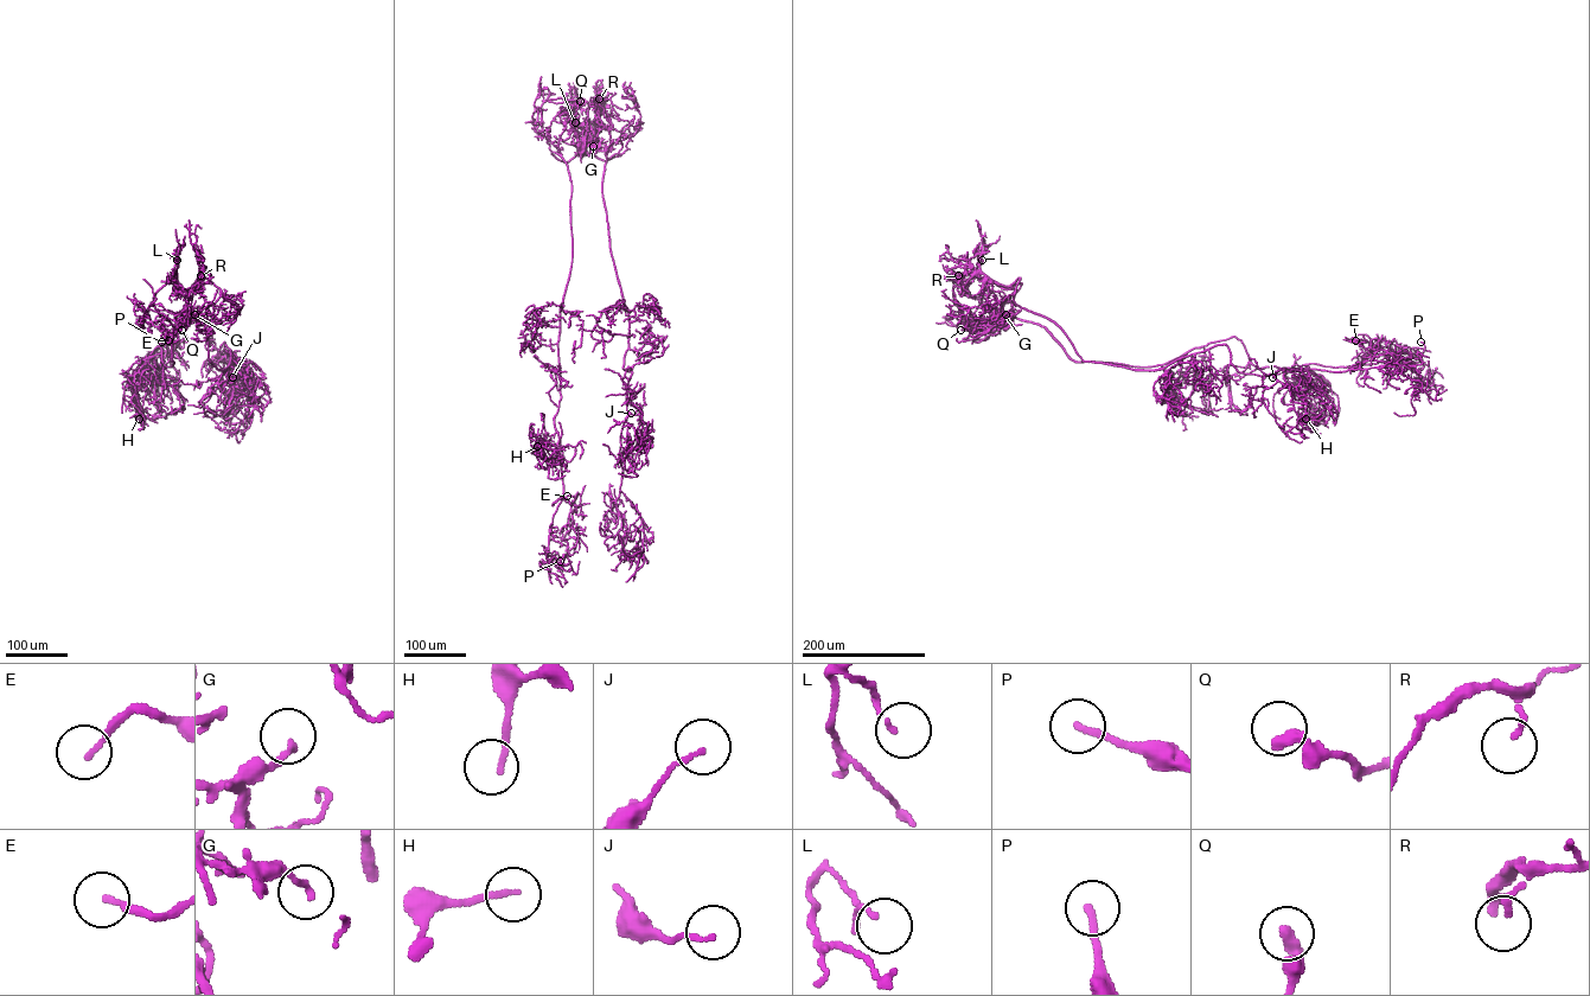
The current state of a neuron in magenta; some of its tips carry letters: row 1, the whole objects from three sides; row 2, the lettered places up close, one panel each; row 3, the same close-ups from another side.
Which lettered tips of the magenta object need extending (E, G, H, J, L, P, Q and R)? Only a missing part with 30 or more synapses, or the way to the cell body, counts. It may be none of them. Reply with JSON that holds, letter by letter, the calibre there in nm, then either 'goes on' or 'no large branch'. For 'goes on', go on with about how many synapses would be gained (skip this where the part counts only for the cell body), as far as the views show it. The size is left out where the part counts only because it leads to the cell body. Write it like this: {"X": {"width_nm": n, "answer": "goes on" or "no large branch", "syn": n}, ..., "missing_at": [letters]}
{"E": {"width_nm": 160, "answer": "no large branch"}, "G": {"width_nm": 160, "answer": "no large branch"}, "H": {"width_nm": 160, "answer": "no large branch"}, "J": {"width_nm": 120, "answer": "no large branch"}, "L": {"width_nm": 80, "answer": "no large branch"}, "P": {"width_nm": 200, "answer": "no large branch"}, "Q": {"width_nm": 400, "answer": "no large branch"}, "R": {"width_nm": 140, "answer": "no large branch"}, "missing_at": []}

